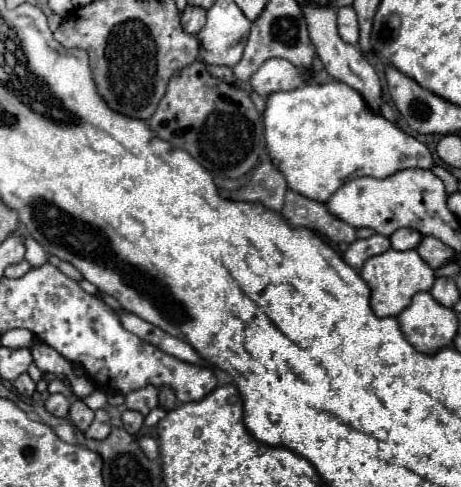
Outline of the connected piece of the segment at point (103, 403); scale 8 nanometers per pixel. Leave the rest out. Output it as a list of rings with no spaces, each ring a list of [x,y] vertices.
[[[95,391],[93,395],[89,395],[87,399],[83,399],[91,409],[101,409],[101,407],[107,407],[107,397],[103,391]]]

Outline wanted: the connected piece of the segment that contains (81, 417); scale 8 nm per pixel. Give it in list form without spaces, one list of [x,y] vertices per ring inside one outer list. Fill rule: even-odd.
[[[75,399],[75,401],[71,403],[69,417],[71,417],[71,421],[75,423],[75,427],[77,427],[79,431],[87,431],[89,425],[91,425],[91,421],[93,421],[93,417],[95,417],[95,413],[93,413],[81,399]]]

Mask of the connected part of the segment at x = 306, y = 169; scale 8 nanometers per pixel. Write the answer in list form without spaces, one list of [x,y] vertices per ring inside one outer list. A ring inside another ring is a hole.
[[[331,81],[331,83],[321,83],[321,85],[307,83],[293,91],[271,93],[265,99],[263,129],[265,129],[267,153],[273,165],[281,169],[287,181],[287,187],[301,193],[303,197],[309,197],[321,203],[325,203],[351,177],[367,175],[367,177],[383,179],[383,177],[393,175],[399,169],[409,169],[409,167],[431,169],[433,167],[431,151],[427,149],[427,145],[403,133],[399,127],[389,123],[385,117],[375,115],[367,107],[363,97],[341,81]]]

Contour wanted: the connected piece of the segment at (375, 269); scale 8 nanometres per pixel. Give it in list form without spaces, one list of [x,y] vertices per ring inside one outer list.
[[[389,249],[377,257],[371,257],[361,267],[363,281],[371,287],[371,307],[377,317],[395,317],[419,291],[429,291],[435,281],[435,271],[419,257],[417,251],[395,251]]]

